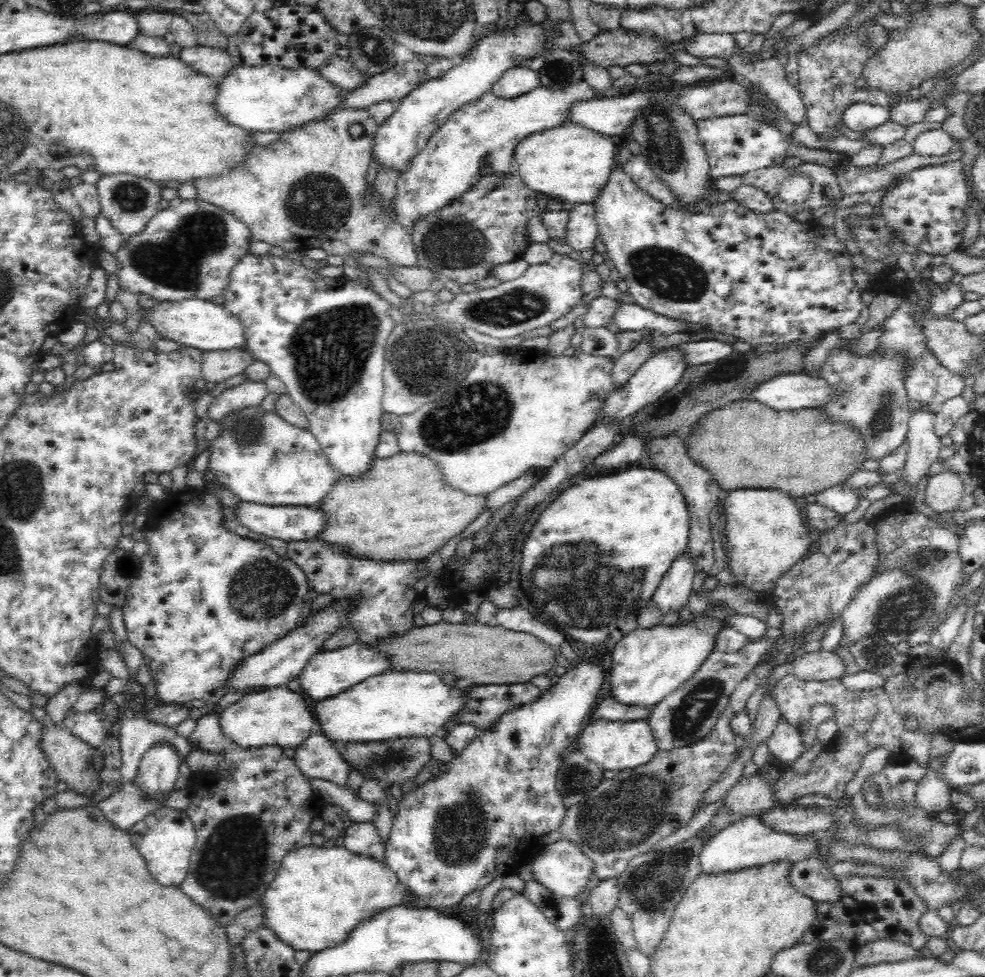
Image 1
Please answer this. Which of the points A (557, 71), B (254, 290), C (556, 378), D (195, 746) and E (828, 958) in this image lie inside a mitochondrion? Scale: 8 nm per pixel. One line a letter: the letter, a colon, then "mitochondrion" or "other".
A: mitochondrion
B: other
C: other
D: other
E: mitochondrion

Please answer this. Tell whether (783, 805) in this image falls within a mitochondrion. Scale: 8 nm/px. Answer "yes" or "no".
no

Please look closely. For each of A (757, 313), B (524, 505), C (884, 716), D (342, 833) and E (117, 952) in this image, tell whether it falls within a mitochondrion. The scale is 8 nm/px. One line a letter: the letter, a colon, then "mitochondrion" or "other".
A: other
B: other
C: other
D: other
E: other

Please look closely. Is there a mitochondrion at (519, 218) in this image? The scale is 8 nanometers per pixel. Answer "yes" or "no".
no

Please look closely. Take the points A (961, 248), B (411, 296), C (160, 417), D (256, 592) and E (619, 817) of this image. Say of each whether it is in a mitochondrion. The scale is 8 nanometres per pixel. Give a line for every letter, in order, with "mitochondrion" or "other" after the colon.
A: other
B: other
C: other
D: mitochondrion
E: mitochondrion

